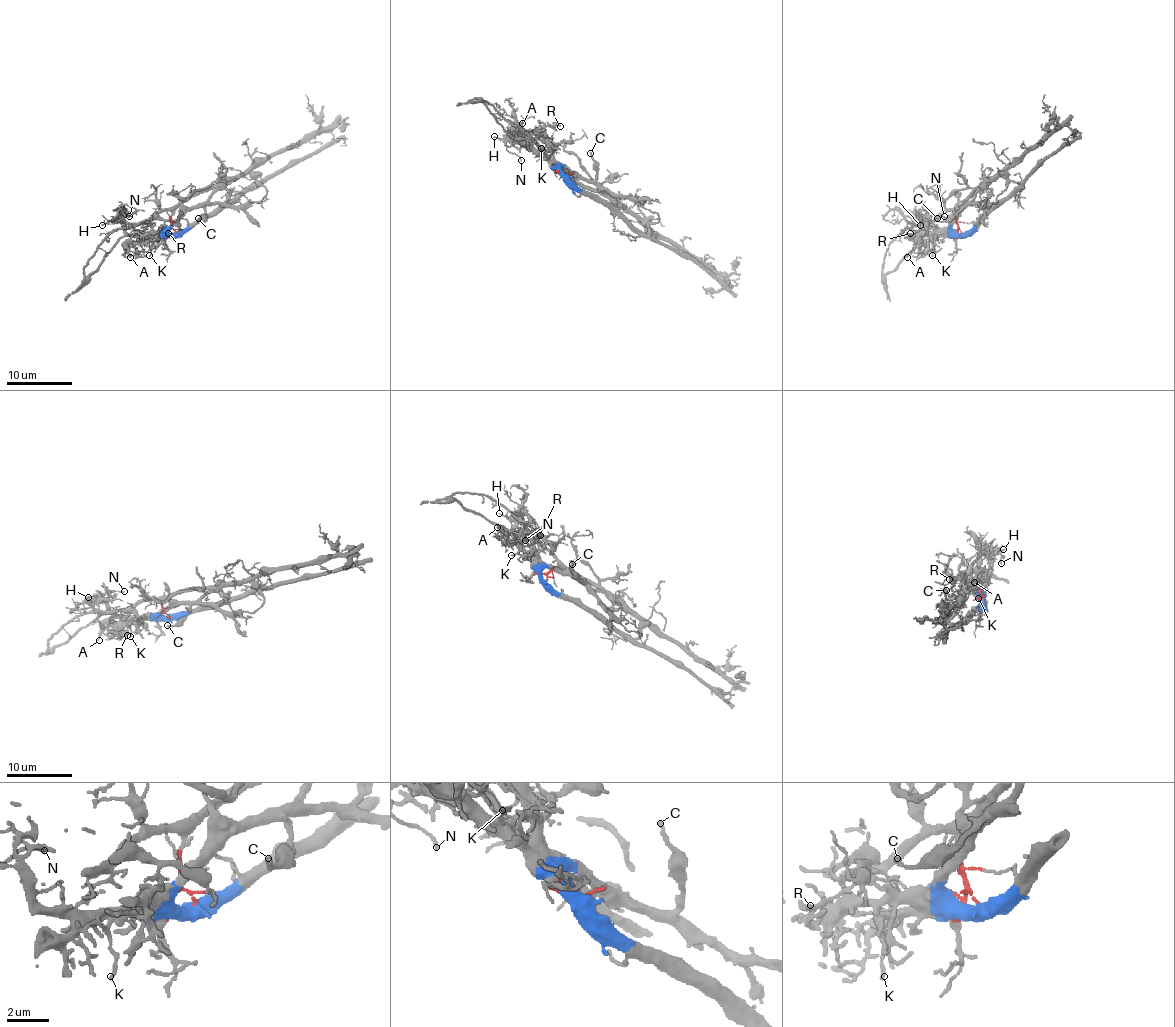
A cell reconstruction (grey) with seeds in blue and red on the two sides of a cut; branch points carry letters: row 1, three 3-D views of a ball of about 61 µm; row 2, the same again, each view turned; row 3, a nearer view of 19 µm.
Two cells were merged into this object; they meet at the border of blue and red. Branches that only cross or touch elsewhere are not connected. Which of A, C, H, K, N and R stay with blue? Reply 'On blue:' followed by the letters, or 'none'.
On blue: A, C, H, K, N, R

